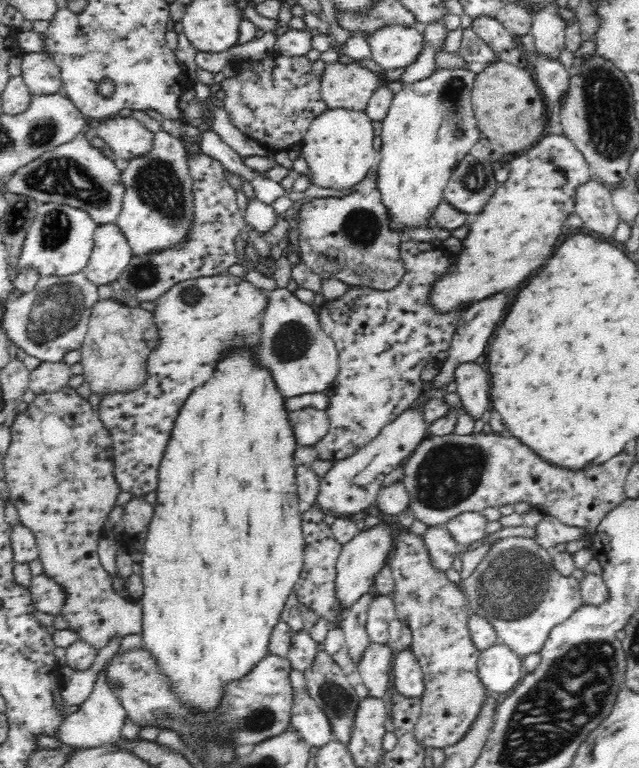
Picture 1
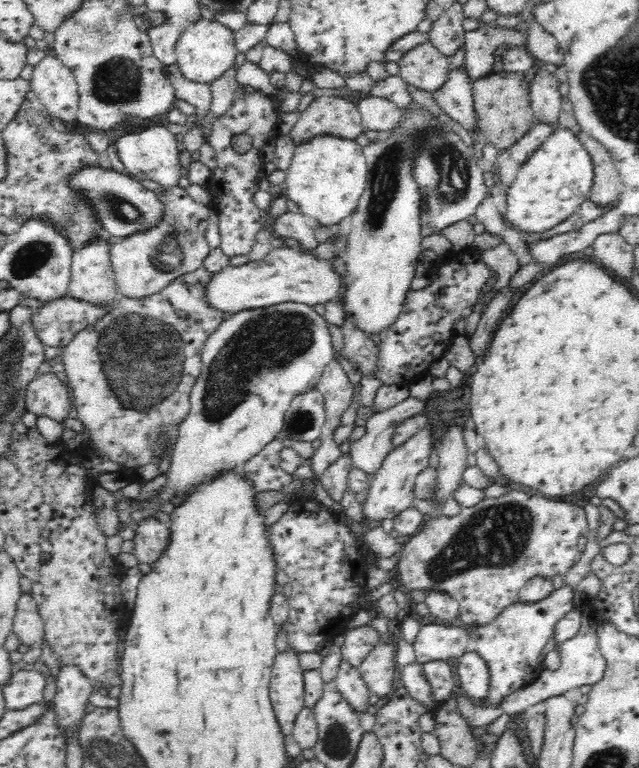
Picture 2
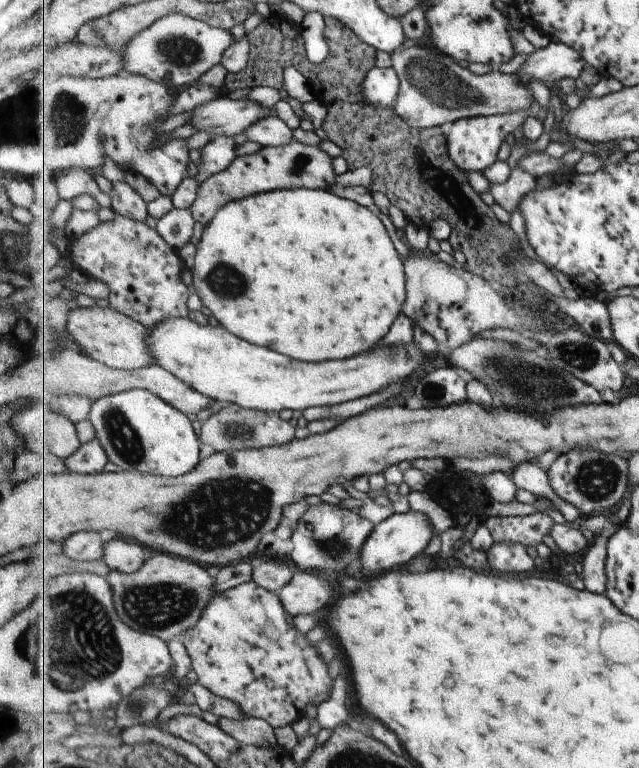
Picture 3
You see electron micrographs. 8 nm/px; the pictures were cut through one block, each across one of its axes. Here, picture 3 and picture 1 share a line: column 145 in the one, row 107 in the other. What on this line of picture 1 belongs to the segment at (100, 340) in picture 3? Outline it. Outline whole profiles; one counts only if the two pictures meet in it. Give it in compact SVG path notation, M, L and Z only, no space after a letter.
M340 61L327 64L320 80L319 92L327 110L342 108L357 112L366 111L371 96L384 82L383 77L358 62L345 64Z

